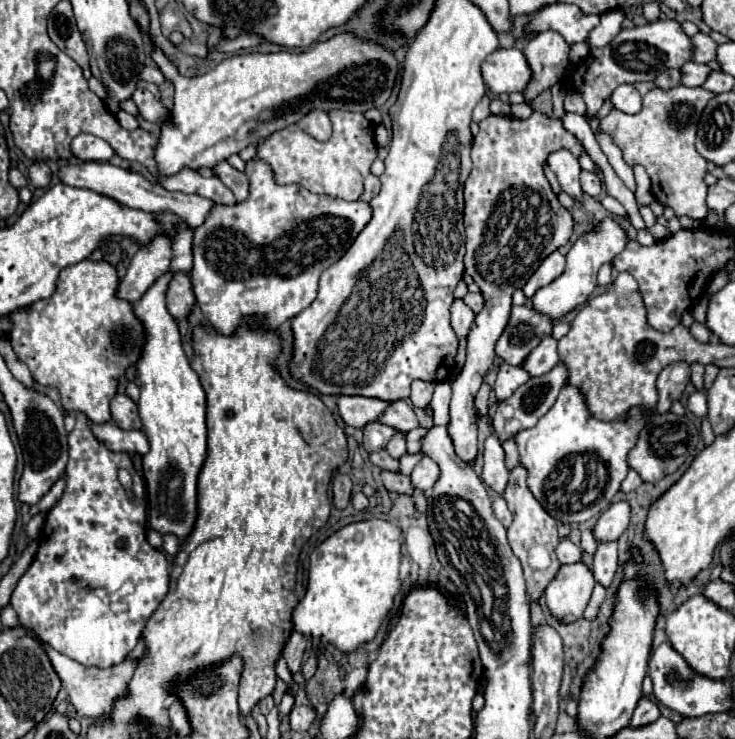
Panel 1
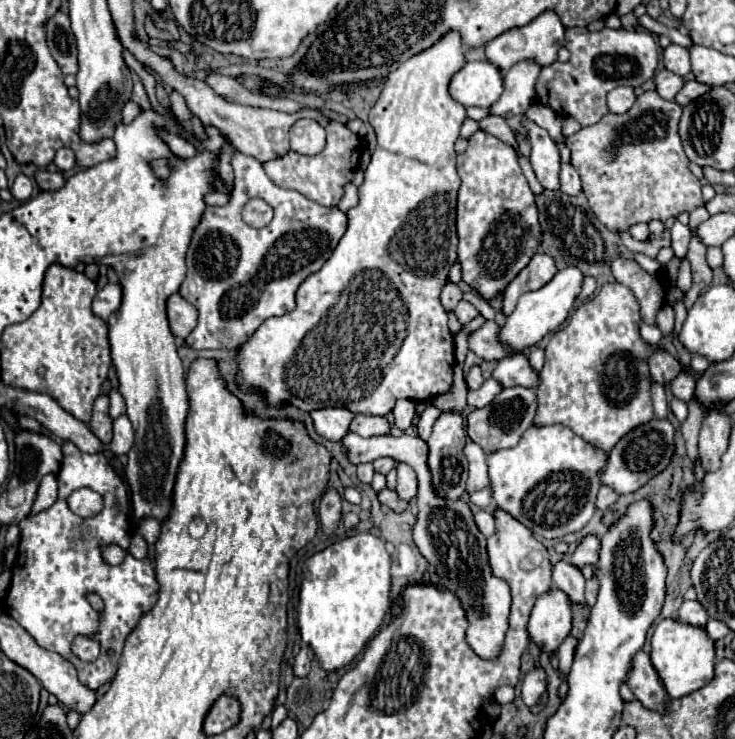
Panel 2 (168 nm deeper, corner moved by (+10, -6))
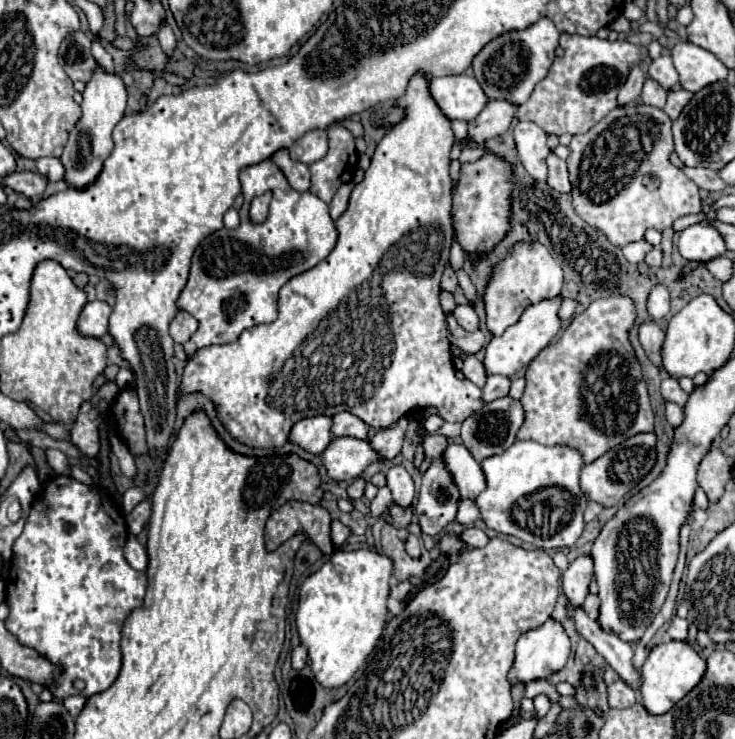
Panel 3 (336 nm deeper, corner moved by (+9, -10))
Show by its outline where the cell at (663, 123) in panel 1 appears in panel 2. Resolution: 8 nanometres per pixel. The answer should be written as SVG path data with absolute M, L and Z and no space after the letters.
M651 90L637 96L633 108L625 114L609 112L597 124L581 128L579 132L567 136L571 164L581 176L583 192L589 200L589 206L597 214L599 222L605 224L609 230L629 230L637 222L649 222L655 218L665 222L671 216L677 218L681 212L691 212L705 204L701 196L701 182L689 170L689 160L683 152L677 132L681 114L683 106L679 106L675 100L663 100L655 90Z

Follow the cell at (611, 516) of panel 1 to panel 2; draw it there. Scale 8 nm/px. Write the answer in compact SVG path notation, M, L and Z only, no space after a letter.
M587 534L581 544L577 546L577 550L571 556L571 562L579 568L583 568L585 564L597 564L599 560L599 550L601 550L601 540L595 534Z

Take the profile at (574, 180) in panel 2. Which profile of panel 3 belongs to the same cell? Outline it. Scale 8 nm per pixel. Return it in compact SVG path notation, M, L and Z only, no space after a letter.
M554 152L548 154L546 158L548 164L548 186L558 190L558 192L570 192L570 180L568 180L568 170L566 170L566 162L560 160Z

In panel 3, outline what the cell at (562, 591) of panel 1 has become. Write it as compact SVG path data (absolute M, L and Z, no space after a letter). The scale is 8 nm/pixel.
M548 618L538 630L530 630L522 634L522 638L516 642L516 658L508 672L508 682L516 686L516 684L528 684L532 680L548 678L550 674L564 668L568 658L570 658L570 640L558 622Z

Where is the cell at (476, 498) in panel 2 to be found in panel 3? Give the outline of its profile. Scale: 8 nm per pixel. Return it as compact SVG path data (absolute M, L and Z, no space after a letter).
M460 500L458 504L458 512L456 512L456 518L454 518L458 524L464 524L464 526L470 526L478 520L478 510L474 510L474 502L472 500Z

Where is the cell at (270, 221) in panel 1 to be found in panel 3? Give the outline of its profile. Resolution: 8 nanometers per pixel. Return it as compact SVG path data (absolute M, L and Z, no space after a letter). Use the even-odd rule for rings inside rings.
M272 162L248 166L240 174L244 206L240 208L238 230L218 230L204 238L192 256L192 268L180 298L178 310L198 320L196 334L184 344L186 354L212 344L228 344L246 328L274 322L278 316L278 290L296 274L322 262L338 240L328 204L310 192L294 190L282 170ZM272 190L270 214L262 224L250 222L248 206L252 198Z

